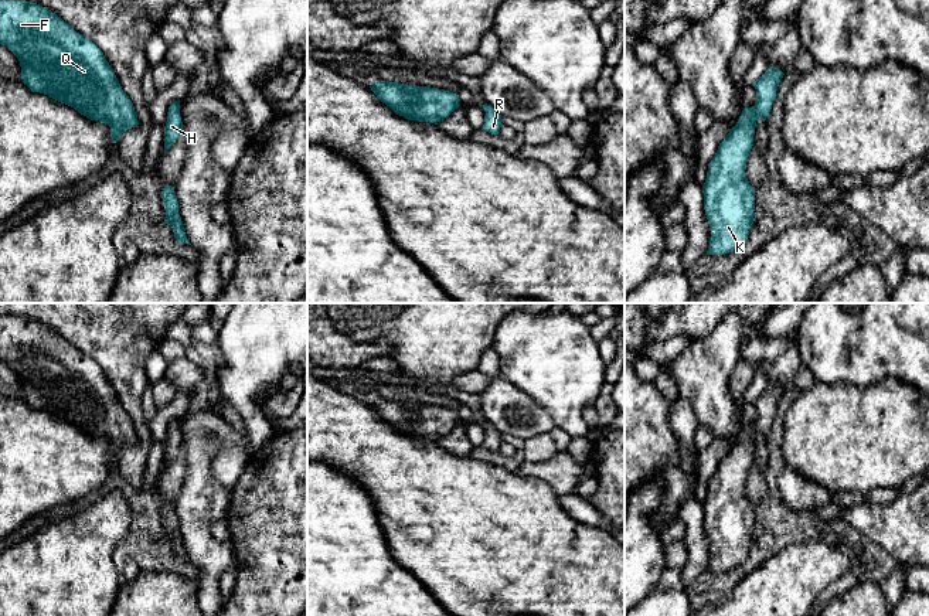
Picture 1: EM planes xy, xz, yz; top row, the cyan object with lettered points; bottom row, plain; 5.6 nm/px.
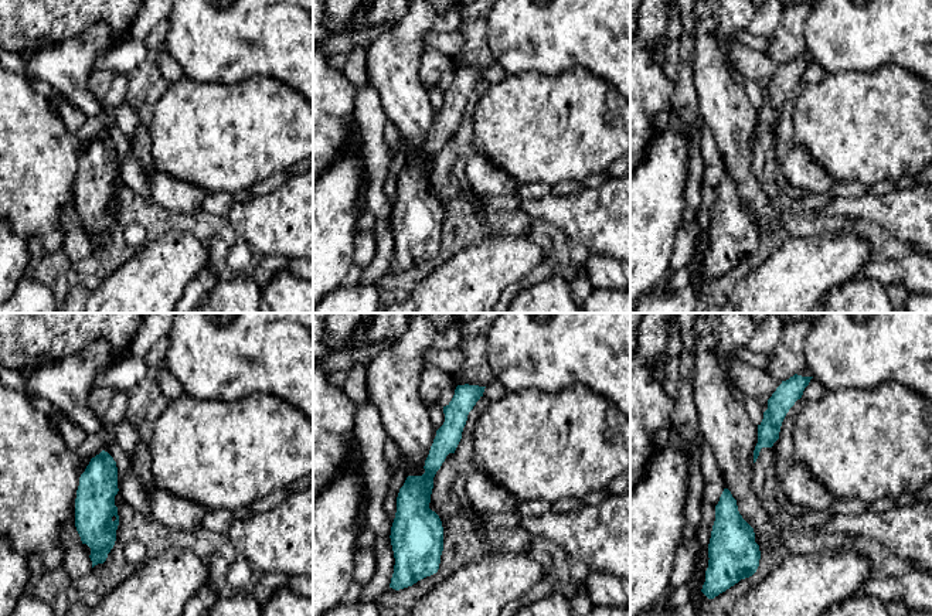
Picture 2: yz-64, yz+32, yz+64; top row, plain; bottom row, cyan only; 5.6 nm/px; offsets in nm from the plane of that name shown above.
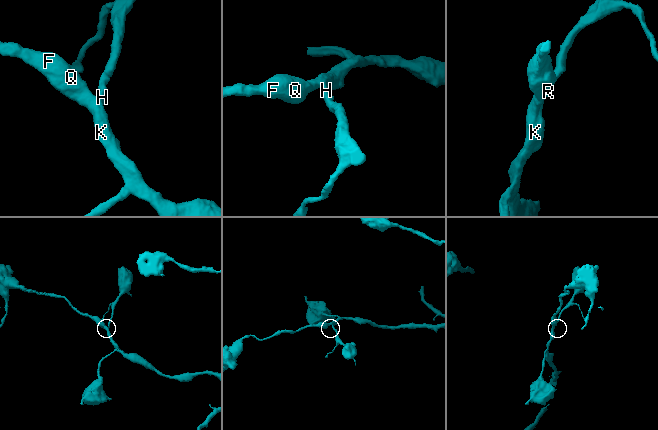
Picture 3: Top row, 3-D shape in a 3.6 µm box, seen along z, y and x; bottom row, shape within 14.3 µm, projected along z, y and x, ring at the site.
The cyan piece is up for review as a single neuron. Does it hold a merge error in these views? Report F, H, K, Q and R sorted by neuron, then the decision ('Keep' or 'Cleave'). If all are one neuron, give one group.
Groups: F H K Q R. Keep

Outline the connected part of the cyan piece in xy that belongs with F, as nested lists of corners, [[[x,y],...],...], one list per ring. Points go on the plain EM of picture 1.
[[[0,314],[0,361],[18,375],[20,397],[33,409],[48,412],[88,436],[108,442],[115,460],[125,447],[139,442],[135,423],[103,370],[47,324],[20,316]]]

